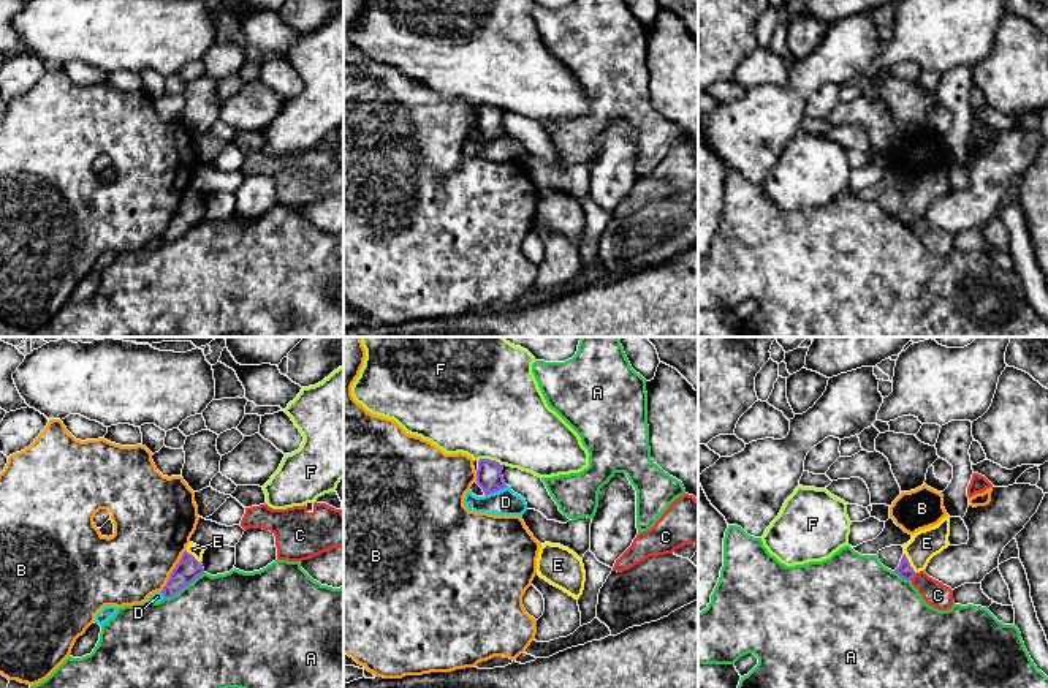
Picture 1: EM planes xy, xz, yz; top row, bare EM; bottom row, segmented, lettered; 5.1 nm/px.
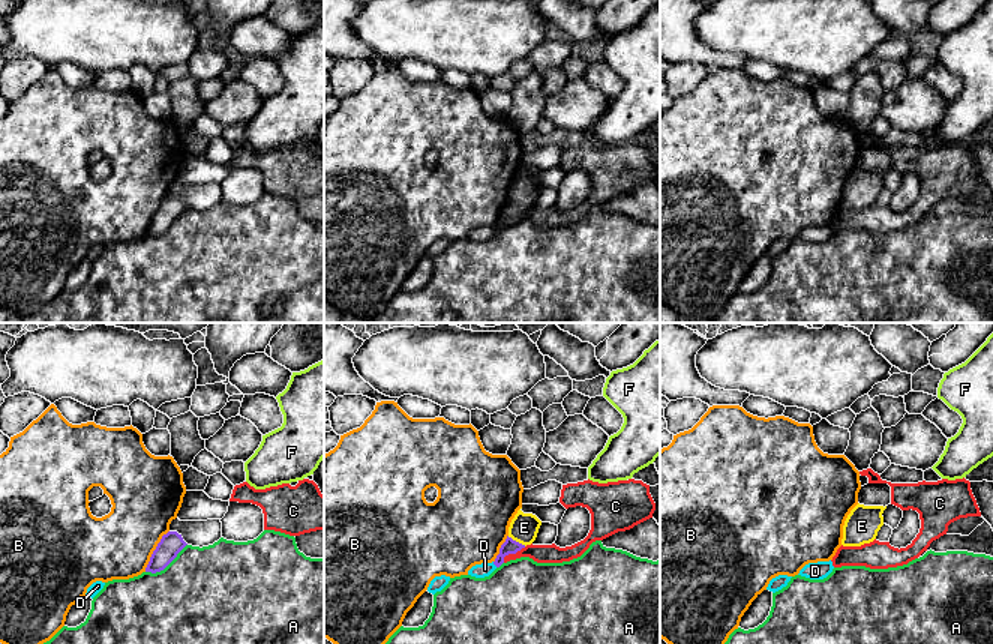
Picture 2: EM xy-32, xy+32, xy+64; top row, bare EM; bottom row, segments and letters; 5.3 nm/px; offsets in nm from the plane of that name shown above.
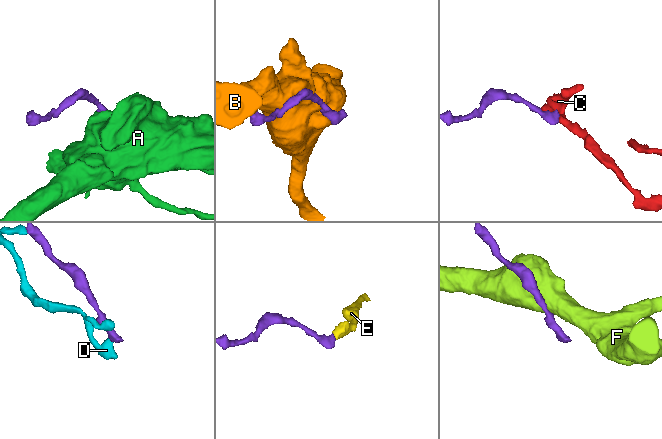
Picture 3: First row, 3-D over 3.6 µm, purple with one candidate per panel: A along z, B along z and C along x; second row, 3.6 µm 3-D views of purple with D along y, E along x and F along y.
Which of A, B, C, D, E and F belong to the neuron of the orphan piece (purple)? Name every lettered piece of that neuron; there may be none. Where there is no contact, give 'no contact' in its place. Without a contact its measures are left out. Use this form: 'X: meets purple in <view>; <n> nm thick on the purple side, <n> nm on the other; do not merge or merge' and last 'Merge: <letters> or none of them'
A: meets purple in xy; 120 nm thick on the purple side, 480 nm on the other; do not merge
B: meets purple in xy; 120 nm thick on the purple side, 400 nm on the other; do not merge
C: meets purple in yz; 80 nm thick on the purple side, 130 nm on the other; do not merge
D: meets purple in xz; 130 nm thick on the purple side, 140 nm on the other; do not merge
E: meets purple in yz; 80 nm thick on the purple side, 150 nm on the other; merge
F: meets purple in xz; 130 nm thick on the purple side, 480 nm on the other; do not merge
Merge: E

